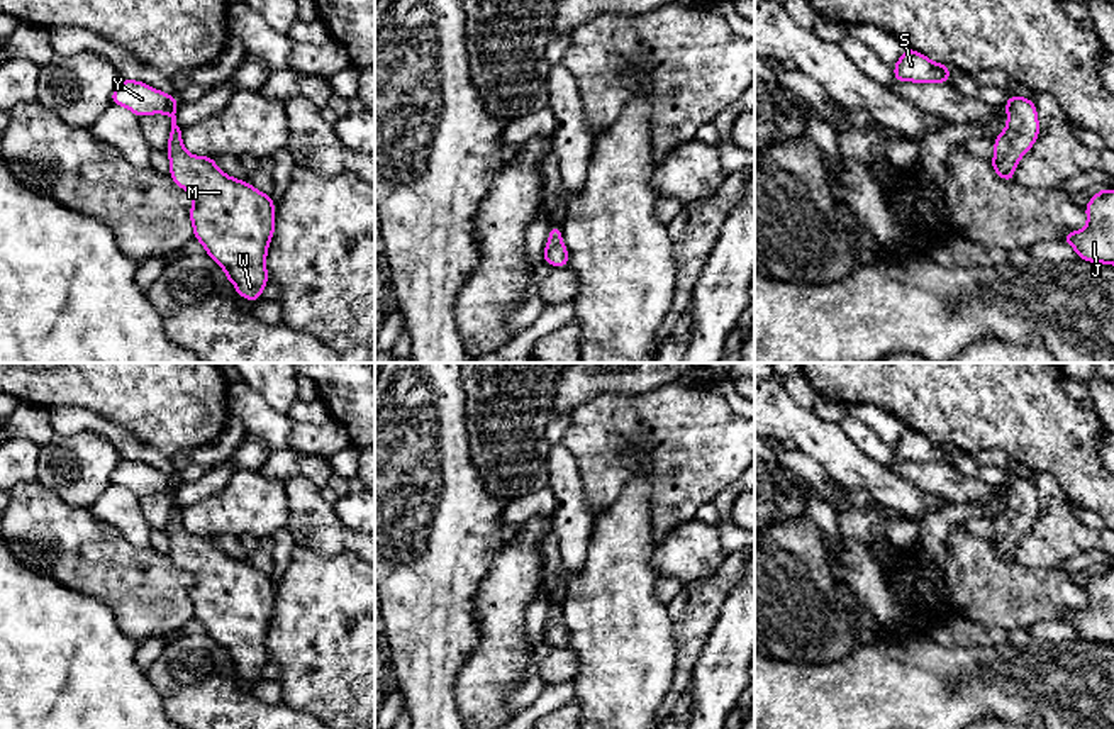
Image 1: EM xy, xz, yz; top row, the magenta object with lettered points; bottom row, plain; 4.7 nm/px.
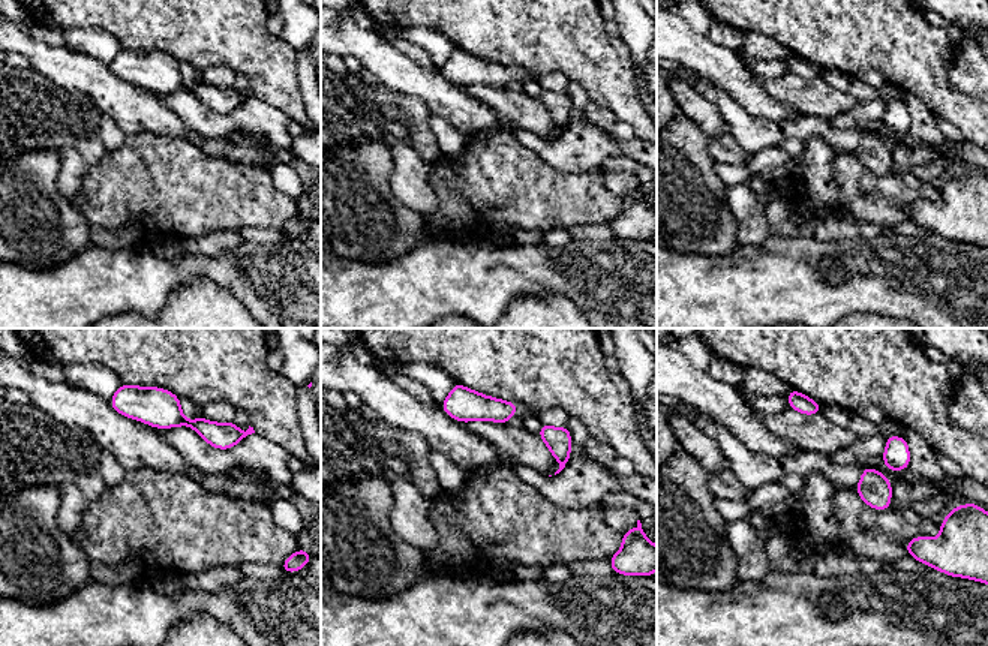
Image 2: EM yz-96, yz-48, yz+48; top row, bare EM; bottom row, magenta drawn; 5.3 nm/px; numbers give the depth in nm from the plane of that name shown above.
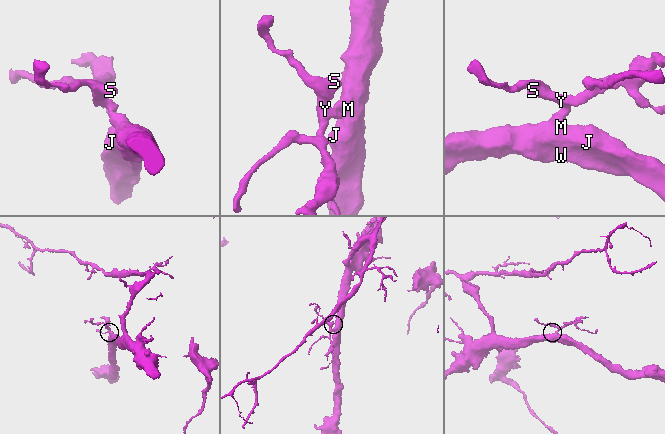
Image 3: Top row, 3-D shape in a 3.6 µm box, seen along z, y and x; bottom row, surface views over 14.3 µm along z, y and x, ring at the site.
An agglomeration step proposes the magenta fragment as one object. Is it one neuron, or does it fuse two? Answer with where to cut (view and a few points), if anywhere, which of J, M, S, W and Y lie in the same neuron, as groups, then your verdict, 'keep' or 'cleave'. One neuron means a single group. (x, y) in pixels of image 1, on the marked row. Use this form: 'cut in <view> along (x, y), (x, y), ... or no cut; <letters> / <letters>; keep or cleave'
no cut; J M S W Y; keep

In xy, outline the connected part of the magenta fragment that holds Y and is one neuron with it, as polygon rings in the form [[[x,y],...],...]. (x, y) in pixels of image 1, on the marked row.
[[[120,80],[110,97],[114,105],[129,109],[139,119],[153,114],[171,117],[170,176],[193,195],[188,210],[193,237],[217,261],[226,280],[232,281],[237,297],[258,302],[266,283],[266,254],[275,234],[275,202],[242,180],[215,166],[217,158],[193,156],[183,147],[176,124],[178,100],[137,80]]]

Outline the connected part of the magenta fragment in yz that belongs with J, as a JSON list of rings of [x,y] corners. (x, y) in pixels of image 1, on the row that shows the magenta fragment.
[[[1102,188],[1083,210],[1087,225],[1065,232],[1063,242],[1068,242],[1082,261],[1114,264],[1114,190]]]

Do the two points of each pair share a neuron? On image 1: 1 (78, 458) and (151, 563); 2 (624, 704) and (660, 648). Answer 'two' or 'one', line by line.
1: two
2: one

